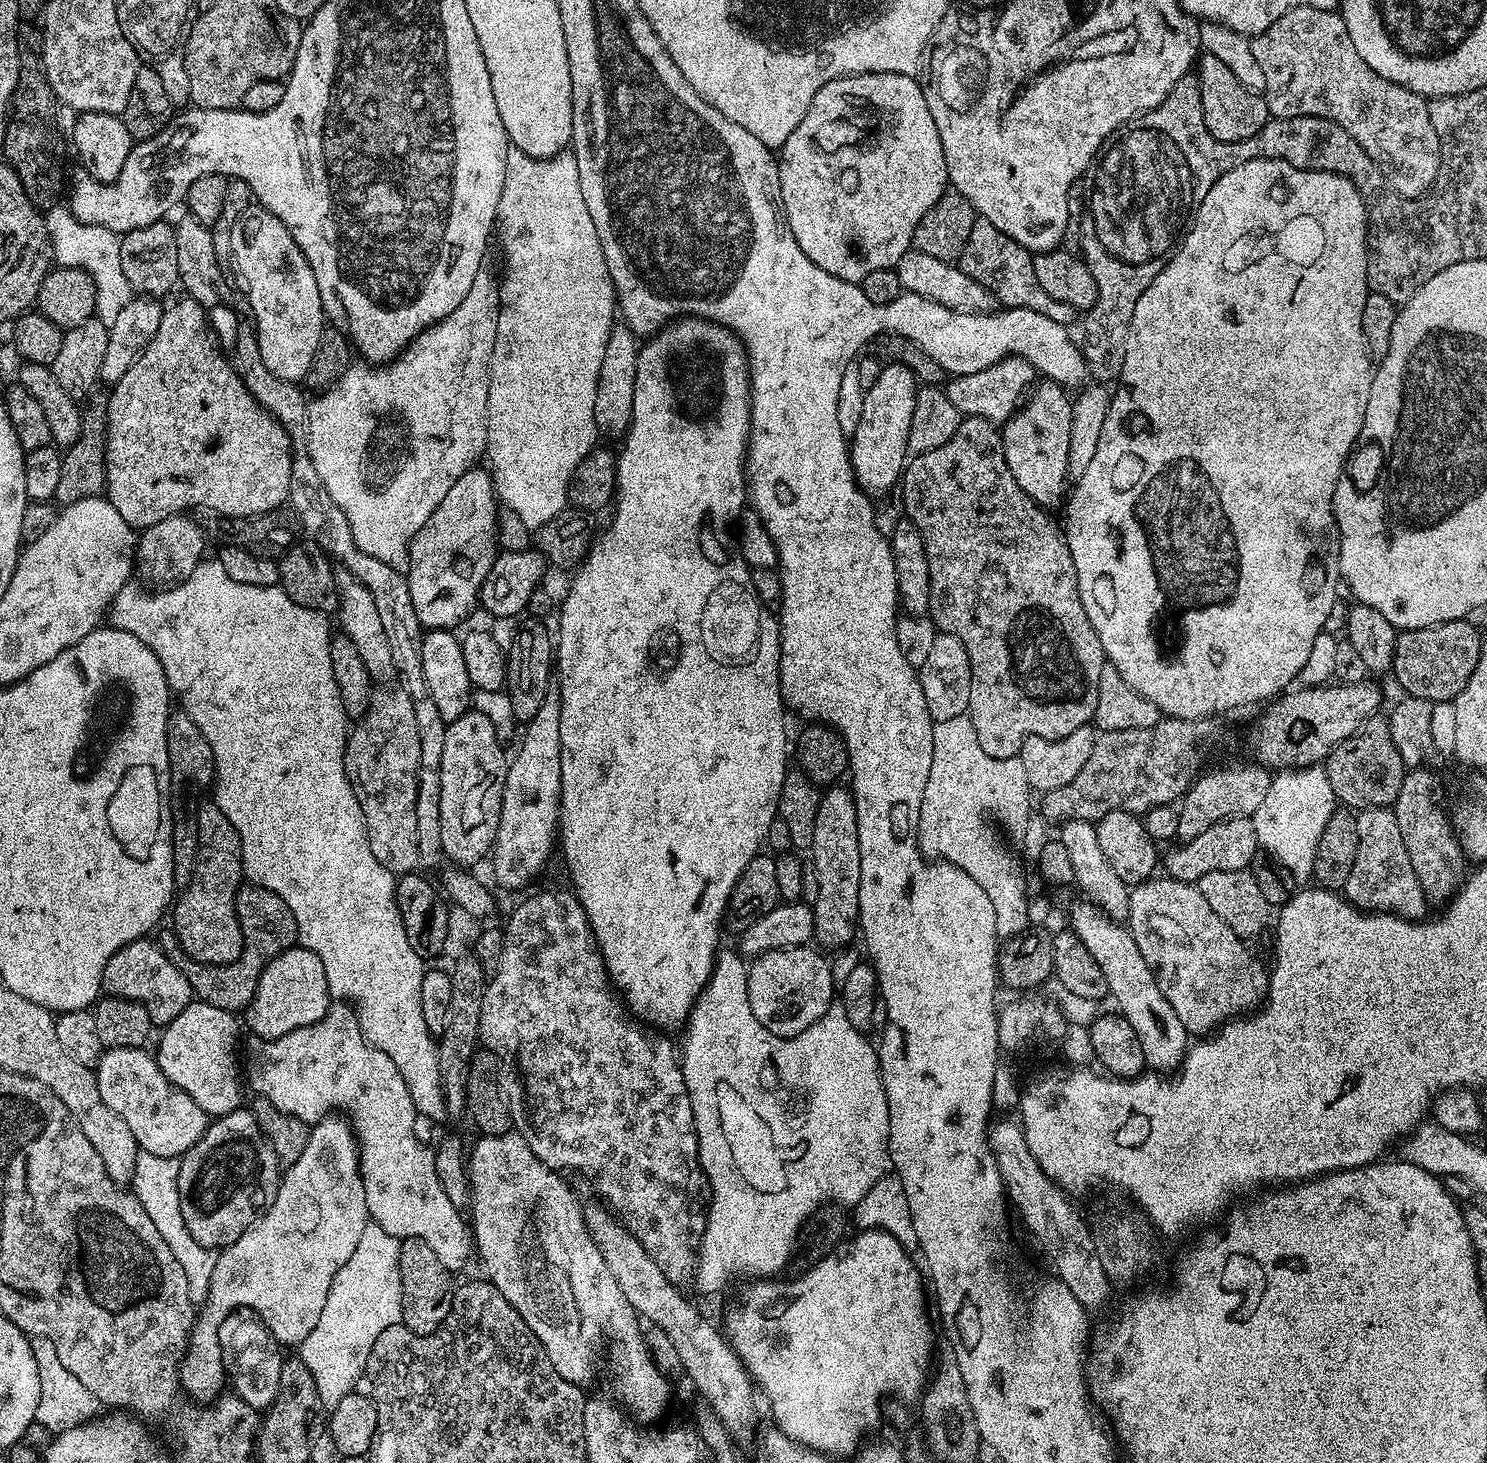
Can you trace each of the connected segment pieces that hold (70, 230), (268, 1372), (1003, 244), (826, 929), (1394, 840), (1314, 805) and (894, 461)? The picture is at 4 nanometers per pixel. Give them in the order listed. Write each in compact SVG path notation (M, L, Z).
M63 203L47 209L44 224L48 227L48 242L50 256L59 267L80 268L90 278L94 278L96 291L95 319L109 328L114 326L118 313L134 299L130 282L126 282L126 273L122 271L122 250L120 249L120 236L111 232L109 228L84 224L73 214L71 207Z
M237 1308L222 1322L222 1326L218 1330L218 1338L220 1339L220 1353L224 1356L226 1380L231 1391L240 1396L242 1402L246 1402L258 1410L267 1410L276 1401L278 1378L282 1378L282 1366L285 1361L285 1357L280 1356L281 1345L277 1344L276 1339L272 1336L272 1331L264 1325L261 1317L253 1313L251 1308Z
M978 218L970 229L970 238L962 250L958 265L978 286L990 290L990 294L1005 309L1025 308L1034 310L1038 314L1046 314L1054 322L1065 326L1071 325L1071 320L1077 319L1078 310L1074 306L1066 306L1066 302L1058 302L1058 298L1050 298L1046 290L1038 283L1038 277L1034 274L1033 253L1021 246L1017 237L998 230L994 222Z
M828 786L823 789L818 814L814 817L814 842L810 849L810 861L818 880L818 898L810 906L814 914L814 940L821 949L831 950L843 950L853 943L852 935L857 935L860 919L858 814L851 791L840 787Z
M1391 807L1362 808L1355 813L1358 826L1358 854L1354 854L1354 866L1350 878L1346 878L1342 895L1348 903L1361 912L1391 912L1401 920L1423 920L1429 915L1430 901L1424 896L1410 866L1410 854L1406 854L1406 842L1402 842L1402 830L1398 830L1398 818Z
M1323 767L1277 771L1272 777L1272 785L1262 806L1258 806L1258 810L1250 818L1257 845L1267 855L1282 862L1282 866L1290 870L1297 885L1307 885L1313 879L1314 858L1322 830L1326 830L1326 822L1330 822L1337 808L1336 795L1334 790L1330 790L1330 778L1324 773Z
M886 364L881 367L878 382L864 394L862 418L858 430L850 437L850 459L856 471L856 483L869 497L877 498L901 483L910 456L908 435L917 389L918 381L911 369L904 364Z

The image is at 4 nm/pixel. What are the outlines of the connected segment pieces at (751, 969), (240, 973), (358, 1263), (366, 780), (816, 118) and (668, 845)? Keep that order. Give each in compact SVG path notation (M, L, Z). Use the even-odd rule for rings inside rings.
M812 946L779 948L778 950L763 952L748 964L750 1010L754 1010L754 1018L762 1026L766 1026L766 1030L770 1030L770 1034L775 1036L797 1036L802 1034L802 1030L814 1026L814 1022L818 1022L818 1018L822 1018L822 1014L826 1014L826 1010L834 1002L832 966L827 959L823 960L819 954L821 955Z
M255 886L241 887L236 895L236 913L244 939L242 954L229 964L203 964L191 960L176 943L176 934L165 930L158 937L158 943L166 955L186 974L186 982L190 982L192 995L201 1004L218 1006L218 1010L226 1010L233 1014L243 1013L248 1003L254 998L254 990L258 990L258 978L264 967L278 954L287 948L295 948L298 944L298 926L294 922L294 914L278 894L265 888Z
M368 1223L362 1230L362 1238L358 1238L358 1246L354 1254L350 1254L350 1262L334 1274L334 1282L326 1294L326 1306L322 1306L322 1315L318 1318L318 1326L310 1330L310 1334L298 1346L298 1358L314 1374L314 1386L318 1386L318 1398L322 1398L325 1409L331 1410L346 1398L357 1387L356 1384L364 1376L364 1367L370 1358L370 1350L374 1346L378 1334L386 1330L386 1326L401 1323L402 1286L400 1285L400 1258L394 1254L394 1238L382 1230L382 1226Z
M380 686L373 691L366 714L355 721L348 733L348 745L344 751L344 765L350 786L362 806L362 818L366 826L366 838L370 842L370 851L374 858L394 874L408 874L419 865L418 822L414 814L416 795L418 794L418 722L414 722L414 706L410 694L403 686Z
M867 72L857 76L843 76L834 82L825 82L822 90L814 94L814 102L810 102L810 110L806 110L806 118L794 126L794 134L786 138L784 147L779 149L780 166L780 202L784 217L794 234L794 242L802 246L802 254L814 262L826 274L834 274L834 278L842 278L851 284L859 284L866 274L883 268L896 268L899 260L912 248L914 230L918 222L944 196L949 187L946 170L946 154L942 150L942 138L938 138L938 126L934 126L934 114L930 114L930 106L926 106L926 98L920 89L916 76L906 74L890 74L889 72Z
M684 318L684 319L681 319L681 320L680 320L680 321L679 321L679 322L669 322L669 323L667 323L667 324L665 324L665 325L664 325L664 327L663 327L663 328L661 328L661 329L660 329L660 331L659 331L659 332L657 332L657 333L655 333L655 335L653 335L653 336L652 336L652 337L651 337L651 338L648 338L648 339L645 339L645 340L644 340L644 341L643 341L643 343L641 343L641 344L640 344L640 345L639 345L639 352L638 352L638 354L637 354L637 377L636 377L636 378L635 378L635 379L634 379L634 398L633 398L633 418L632 418L632 423L631 423L631 424L630 424L630 425L629 425L629 427L628 427L628 431L627 431L627 432L625 432L625 433L624 433L624 435L623 435L623 437L622 437L622 443L624 443L624 449L622 449L622 450L621 450L621 452L618 452L618 455L617 455L617 456L616 456L616 457L615 457L615 461L616 461L616 488L615 488L615 497L614 497L614 507L615 507L615 506L616 506L616 513L614 513L614 514L613 514L613 516L612 516L612 521L610 521L610 522L609 522L609 524L608 524L608 529L606 529L606 530L605 530L605 532L604 532L604 533L602 533L602 534L601 534L601 536L600 536L600 537L598 537L598 538L597 538L597 540L596 540L596 537L595 537L595 539L593 539L593 540L592 540L592 541L591 541L591 544L590 544L590 547L589 547L589 549L588 549L588 554L587 554L587 556L585 556L585 557L584 557L584 559L583 559L583 560L581 560L581 561L580 561L580 563L579 563L579 565L578 565L578 567L577 567L577 568L576 568L576 569L575 569L575 571L573 571L573 572L572 572L572 573L571 573L571 576L572 576L572 575L573 575L573 576L572 576L572 585L570 585L570 586L569 586L569 588L568 588L568 593L566 593L566 594L565 594L565 596L564 596L564 601L562 601L562 600L560 600L560 601L559 601L559 604L558 604L558 615L559 615L559 614L560 614L560 629L558 629L558 630L557 630L557 629L555 629L555 632L554 632L554 672L555 672L555 675L556 675L556 676L557 676L557 677L558 677L558 687L559 687L559 689L560 689L560 749L561 749L561 750L562 750L562 790L561 790L561 791L560 791L560 823L559 823L559 825L558 825L558 848L559 848L559 851L560 851L560 848L561 848L561 850L562 850L562 851L564 851L564 864L565 864L565 866L566 866L566 867L568 867L568 876L569 876L569 878L570 878L570 879L572 879L572 884L573 884L573 886L572 886L572 885L571 885L571 887L572 887L572 888L573 888L573 889L574 889L574 895L575 895L575 897L576 897L576 899L577 899L577 900L579 900L579 902L580 902L580 905L581 905L581 906L583 906L583 908L584 908L584 913L585 913L585 914L586 914L586 918L587 918L587 919L588 919L588 925L589 925L589 926L590 926L590 927L592 927L592 938L593 938L593 940L595 940L595 941L596 941L596 947L597 947L597 948L599 948L599 950L600 950L600 953L601 953L601 954L602 954L602 958L603 958L603 959L604 959L604 968L605 968L605 970L606 970L606 971L607 971L607 972L608 972L608 979L609 979L609 980L611 980L611 981L612 981L612 983L613 983L613 985L614 985L614 988L615 988L615 991L616 991L616 992L617 992L617 993L620 993L620 994L622 994L622 1000L623 1000L623 1003L624 1003L624 1004L625 1004L625 1005L626 1005L626 1008L627 1008L627 1011L628 1011L628 1012L629 1012L629 1013L631 1013L631 1015L632 1015L632 1016L633 1016L633 1017L636 1017L636 1018L639 1018L639 1019L640 1019L640 1020L641 1020L641 1021L644 1021L644 1022L647 1022L647 1023L648 1023L648 1024L649 1024L649 1025L652 1025L652 1026L655 1026L655 1027L656 1027L656 1028L657 1028L657 1029L660 1029L660 1030L668 1030L668 1029L664 1029L664 1028L676 1028L676 1027L677 1027L677 1028L676 1028L676 1029L679 1029L679 1028L680 1028L680 1027L681 1027L681 1025L683 1025L683 1024L684 1024L684 1023L685 1023L685 1021L687 1021L687 1019L688 1019L688 1015L689 1015L689 1014L691 1014L691 1013L692 1013L692 1007L693 1007L693 1006L694 1006L694 1002L695 1002L695 1001L696 1001L696 997L697 997L697 996L699 996L699 994L700 994L700 991L701 991L701 990L702 990L702 989L704 989L704 987L705 987L705 986L707 986L707 984L708 984L708 980L709 980L709 979L710 979L710 977L712 977L712 967L714 967L714 965L716 965L716 954L717 954L717 951L718 951L718 949L719 949L719 948L720 948L720 947L721 947L721 944L720 944L720 928L721 928L721 932L722 932L722 921L723 921L723 920L724 920L724 919L725 919L725 916L726 916L726 911L727 911L727 908L728 908L728 898L729 898L729 896L730 896L730 894L731 894L731 893L732 893L732 891L733 891L733 890L734 890L734 886L735 886L735 885L736 885L736 883L737 883L737 882L738 882L738 878L739 878L739 877L740 877L740 875L741 875L741 874L742 874L742 870L746 870L746 866L750 866L750 862L751 862L751 861L752 861L752 859L753 859L753 858L754 858L754 857L756 857L756 856L757 856L757 854L758 854L758 853L759 853L759 852L760 852L760 851L761 851L761 848L760 848L760 846L761 846L761 847L762 847L762 841L763 841L763 840L764 840L764 839L765 839L765 836L766 836L766 834L767 834L767 828L768 828L768 827L769 827L769 826L770 826L770 822L771 822L771 820L772 820L772 819L774 819L774 817L776 817L776 816L777 816L777 814L778 814L778 813L777 813L777 810L776 810L776 807L777 807L777 806L778 806L778 798L779 798L779 797L780 797L780 795L781 795L781 794L782 794L782 782L783 782L783 781L784 781L784 777L785 777L785 776L787 776L787 775L788 775L788 773L789 773L789 771L790 771L790 765L788 765L788 760L789 760L789 764L790 764L790 752L789 752L789 748L790 748L790 736L789 736L789 740L788 740L788 732L787 732L787 730L786 730L786 729L784 729L784 716L785 716L785 717L786 717L786 709L785 709L785 707L784 707L784 699L782 699L782 698L781 698L781 696L780 696L780 625L779 625L779 623L778 623L778 620L777 620L777 617L776 617L776 616L775 616L775 615L773 615L773 613L772 613L772 616L771 616L771 614L770 614L770 613L768 613L768 612L771 612L771 611L769 611L769 609L768 609L768 608L767 608L767 607L766 607L766 606L765 606L765 605L764 605L764 604L763 604L763 602L761 602L761 601L760 601L760 599L758 599L758 598L757 598L757 597L756 597L756 591L755 591L755 590L754 590L754 586L753 586L753 585L752 585L752 574L751 574L751 571L750 571L750 569L749 569L749 566L748 566L748 563L746 563L746 562L745 562L745 560L744 560L744 559L743 559L743 558L742 558L742 554L741 554L741 553L740 553L740 550L739 550L739 547L738 547L738 540L737 540L737 537L736 537L736 536L735 536L735 535L734 535L734 521L735 521L735 520L736 520L736 519L737 519L737 517L739 517L739 516L740 516L740 515L741 515L741 513L743 513L743 512L744 512L744 511L745 511L745 508L746 508L746 457L747 457L747 454L748 454L748 435L749 435L749 434L750 434L750 430L751 430L751 429L752 429L752 383L751 383L751 382L750 382L750 378L749 378L749 377L748 377L748 354L747 354L747 352L745 352L745 350L744 350L744 344L743 344L743 342L742 342L742 341L741 341L741 340L740 340L740 339L739 339L739 338L738 338L738 337L737 337L737 336L736 336L736 334L735 334L735 332L733 332L733 331L732 331L732 329L731 329L731 328L724 328L724 327L722 327L722 326L721 326L721 324L716 324L716 323L715 323L715 322L714 322L714 321L712 321L712 320L697 320L697 319L695 319L695 318Z

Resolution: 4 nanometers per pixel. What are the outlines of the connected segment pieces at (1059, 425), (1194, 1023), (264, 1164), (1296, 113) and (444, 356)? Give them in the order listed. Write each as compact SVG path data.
M1047 378L1041 379L1031 389L1025 403L1002 425L1004 461L1014 474L1014 482L1035 504L1045 510L1056 510L1066 500L1070 488L1068 455L1070 454L1070 422L1073 401L1061 384Z
M1163 879L1145 880L1131 889L1126 927L1134 942L1138 942L1138 950L1142 950L1142 958L1146 958L1158 982L1158 990L1166 994L1166 1002L1170 1002L1174 1014L1178 1014L1182 1026L1186 1026L1189 1034L1208 1034L1221 1024L1259 1009L1268 994L1269 969L1266 964L1264 968L1263 962L1244 945L1247 943L1241 936L1234 934L1234 930L1230 930L1214 910L1210 910L1210 902L1202 898L1195 883Z
M244 1106L235 1108L225 1116L215 1117L202 1138L198 1138L198 1142L194 1142L194 1146L190 1146L190 1150L179 1157L179 1161L178 1202L182 1206L186 1230L190 1230L194 1242L213 1250L228 1248L238 1242L246 1230L250 1230L252 1223L274 1202L282 1175L280 1160L262 1134L254 1114Z
M1305 7L1290 10L1282 14L1278 22L1254 37L1252 53L1258 66L1262 66L1262 75L1266 78L1263 95L1268 102L1269 117L1294 120L1313 116L1332 120L1342 126L1342 130L1346 130L1346 134L1350 134L1350 138L1354 138L1362 150L1366 150L1366 154L1380 168L1388 187L1398 195L1417 200L1424 193L1433 191L1442 171L1442 145L1429 101L1414 90L1406 90L1374 74L1374 70L1362 62L1358 50L1354 50L1354 42L1350 42L1346 22L1340 17L1339 11Z
M481 266L474 278L474 286L470 286L470 294L462 298L462 306L454 310L448 316L444 316L437 324L432 324L424 332L419 332L403 352L391 360L389 364L376 364L373 366L368 362L353 363L351 368L346 370L335 388L321 392L308 405L308 453L310 462L314 462L314 470L322 477L322 486L326 486L326 494L346 514L346 518L352 525L352 534L358 550L370 554L370 558L378 558L391 568L397 568L400 572L407 573L410 562L410 546L414 534L426 526L426 518L434 514L438 502L446 498L450 486L462 478L462 474L477 463L476 460L485 455L488 447L488 381L492 367L492 355L494 354L494 342L498 334L498 314L500 313L500 280L488 268Z

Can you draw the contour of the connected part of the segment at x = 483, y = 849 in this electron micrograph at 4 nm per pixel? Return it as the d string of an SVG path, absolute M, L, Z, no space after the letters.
M469 710L466 714L462 714L462 718L458 718L454 723L448 725L446 730L446 746L442 750L442 794L438 798L438 814L442 814L442 850L444 856L447 857L453 865L456 866L473 866L480 859L487 857L491 853L492 846L496 842L498 834L498 822L502 814L502 790L506 786L506 774L508 773L509 757L504 757L505 745L500 742L494 734L494 727L484 714L480 714L475 710Z

